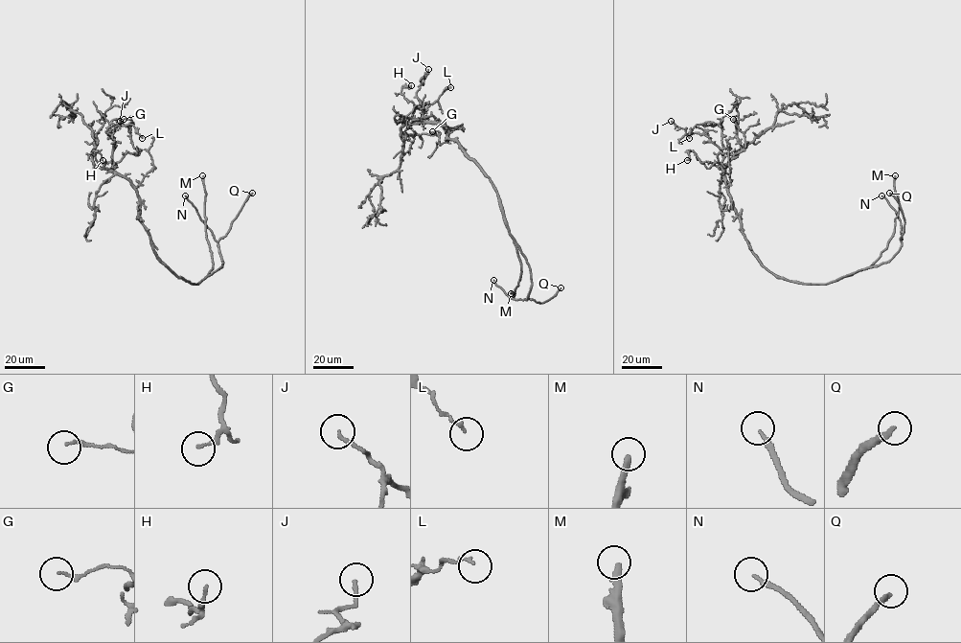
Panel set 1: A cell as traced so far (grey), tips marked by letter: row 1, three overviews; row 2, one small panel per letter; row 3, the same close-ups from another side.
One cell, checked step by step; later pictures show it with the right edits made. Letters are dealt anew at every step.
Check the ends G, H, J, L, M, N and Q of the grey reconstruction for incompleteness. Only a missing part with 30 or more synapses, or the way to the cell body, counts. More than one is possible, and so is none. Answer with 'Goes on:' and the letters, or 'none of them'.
Goes on: M, N, Q

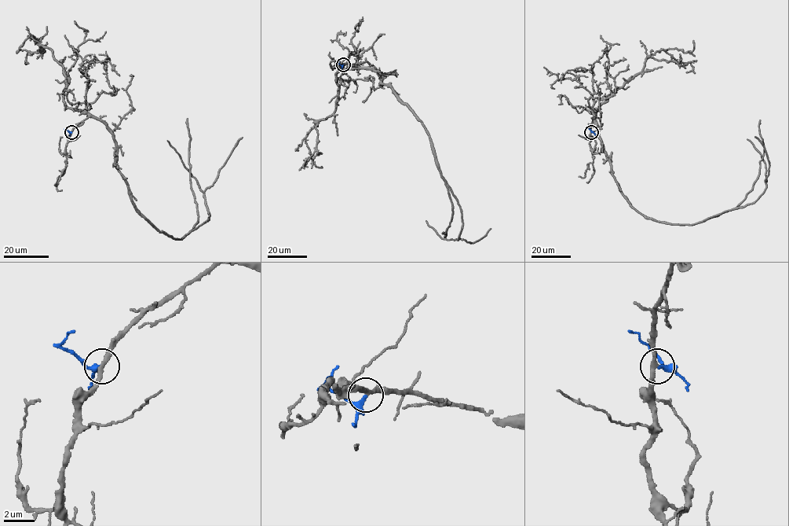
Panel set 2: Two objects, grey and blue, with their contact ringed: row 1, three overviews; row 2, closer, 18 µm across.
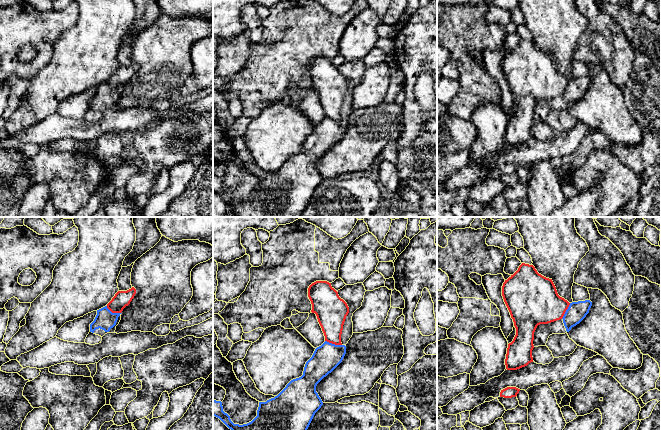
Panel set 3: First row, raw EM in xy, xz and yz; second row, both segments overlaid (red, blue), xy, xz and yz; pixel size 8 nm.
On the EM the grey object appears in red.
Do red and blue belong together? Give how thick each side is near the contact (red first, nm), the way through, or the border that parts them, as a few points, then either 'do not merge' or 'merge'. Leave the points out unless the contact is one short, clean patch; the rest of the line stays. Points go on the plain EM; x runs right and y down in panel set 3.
240 nm thick on the red side, 220 nm on the other; border along xz (325, 116), (341, 121); do not merge

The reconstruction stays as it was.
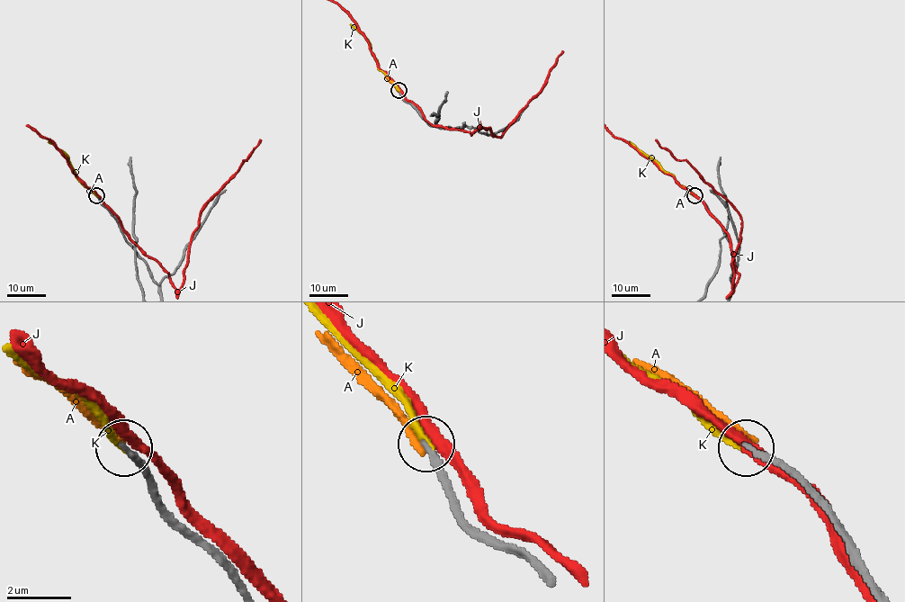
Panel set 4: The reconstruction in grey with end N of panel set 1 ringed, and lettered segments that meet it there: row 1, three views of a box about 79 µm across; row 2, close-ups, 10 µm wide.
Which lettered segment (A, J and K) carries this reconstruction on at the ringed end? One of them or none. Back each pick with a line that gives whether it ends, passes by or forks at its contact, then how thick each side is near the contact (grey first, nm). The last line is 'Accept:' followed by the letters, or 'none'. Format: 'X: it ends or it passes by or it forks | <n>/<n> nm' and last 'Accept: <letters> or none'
K: it ends | 200/200 nm
Accept: K

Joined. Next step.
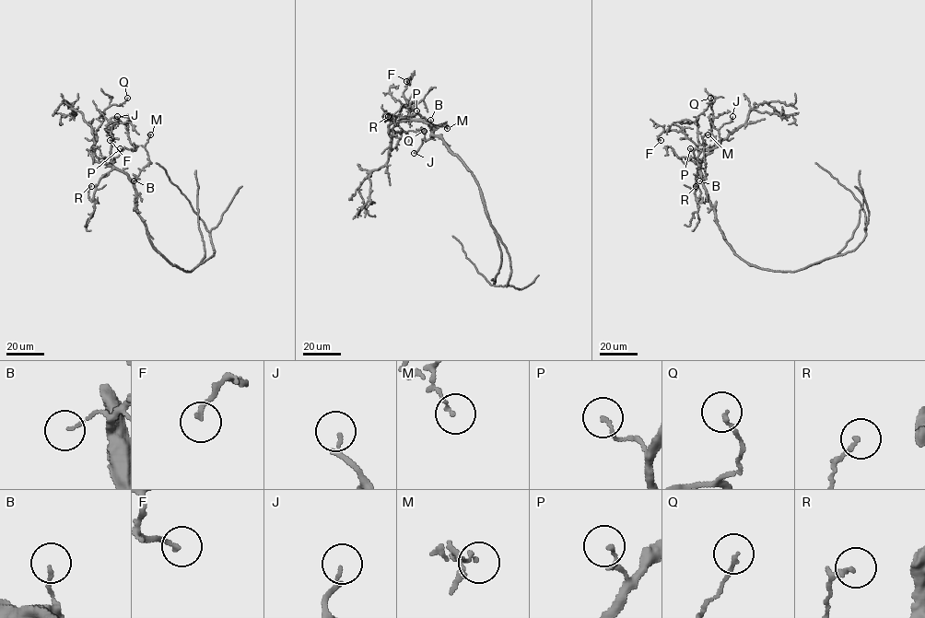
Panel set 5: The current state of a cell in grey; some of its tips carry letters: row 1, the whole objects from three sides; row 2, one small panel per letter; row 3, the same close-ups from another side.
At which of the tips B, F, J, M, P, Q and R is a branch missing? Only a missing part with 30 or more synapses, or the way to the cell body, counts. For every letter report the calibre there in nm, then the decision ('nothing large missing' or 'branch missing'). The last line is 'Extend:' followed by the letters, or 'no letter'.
B: calibre 100 nm; nothing large missing
F: calibre 160 nm; nothing large missing
J: calibre 140 nm; nothing large missing
M: calibre 100 nm; nothing large missing
P: calibre 120 nm; nothing large missing
Q: calibre 140 nm; nothing large missing
R: calibre 140 nm; nothing large missing
Extend: no letter

